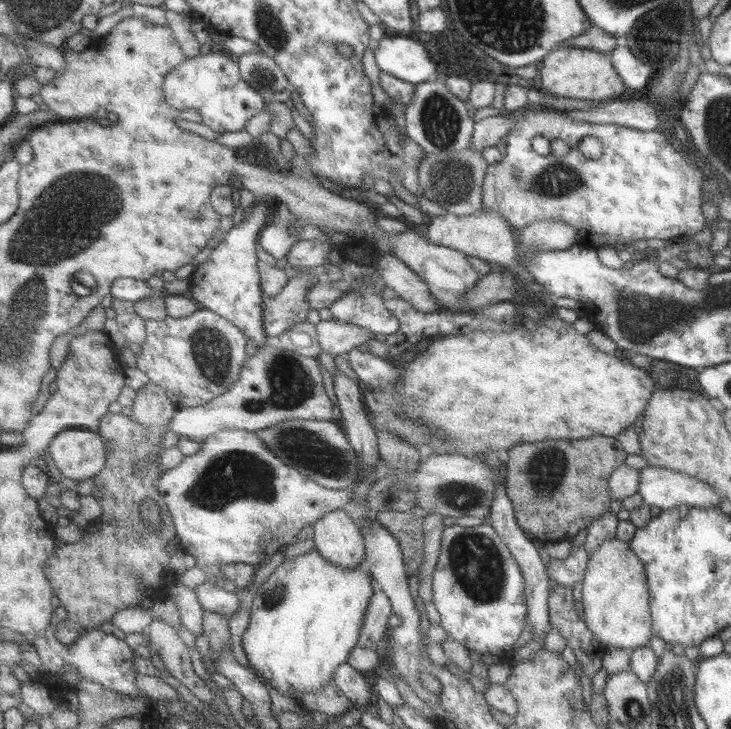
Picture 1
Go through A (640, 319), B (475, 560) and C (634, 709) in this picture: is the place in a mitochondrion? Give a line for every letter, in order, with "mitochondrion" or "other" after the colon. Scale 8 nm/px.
A: mitochondrion
B: mitochondrion
C: mitochondrion

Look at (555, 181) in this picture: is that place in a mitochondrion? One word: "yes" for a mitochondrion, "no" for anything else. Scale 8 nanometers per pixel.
yes

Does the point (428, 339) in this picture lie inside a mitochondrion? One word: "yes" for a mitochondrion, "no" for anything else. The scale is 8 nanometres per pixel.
no

